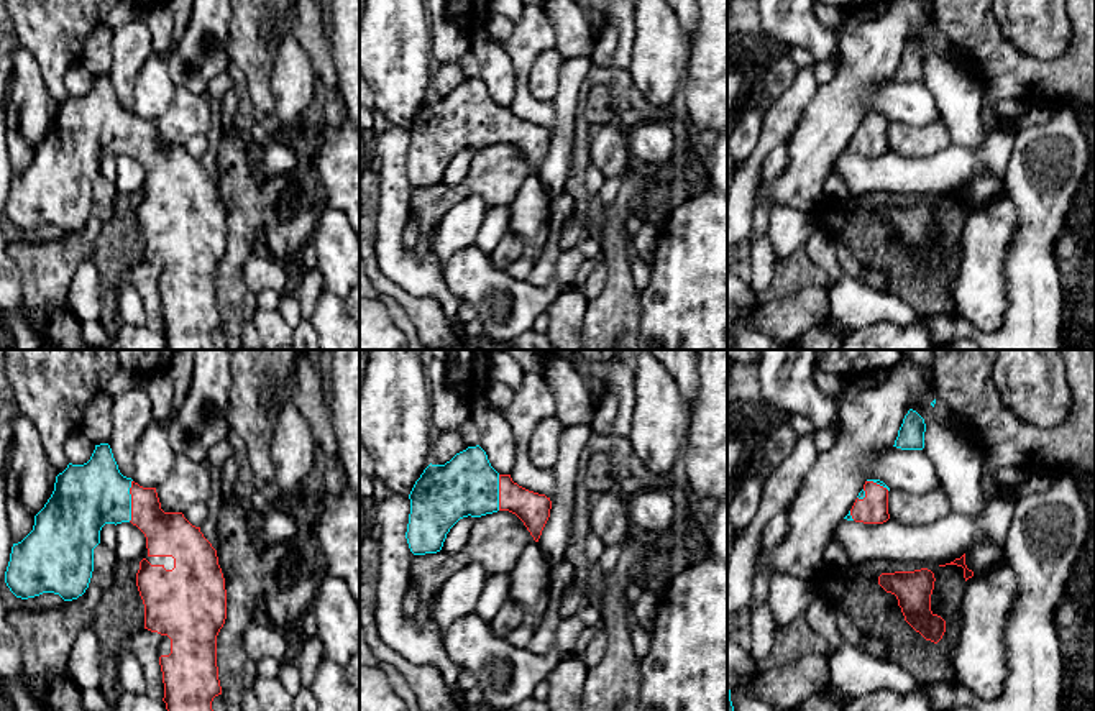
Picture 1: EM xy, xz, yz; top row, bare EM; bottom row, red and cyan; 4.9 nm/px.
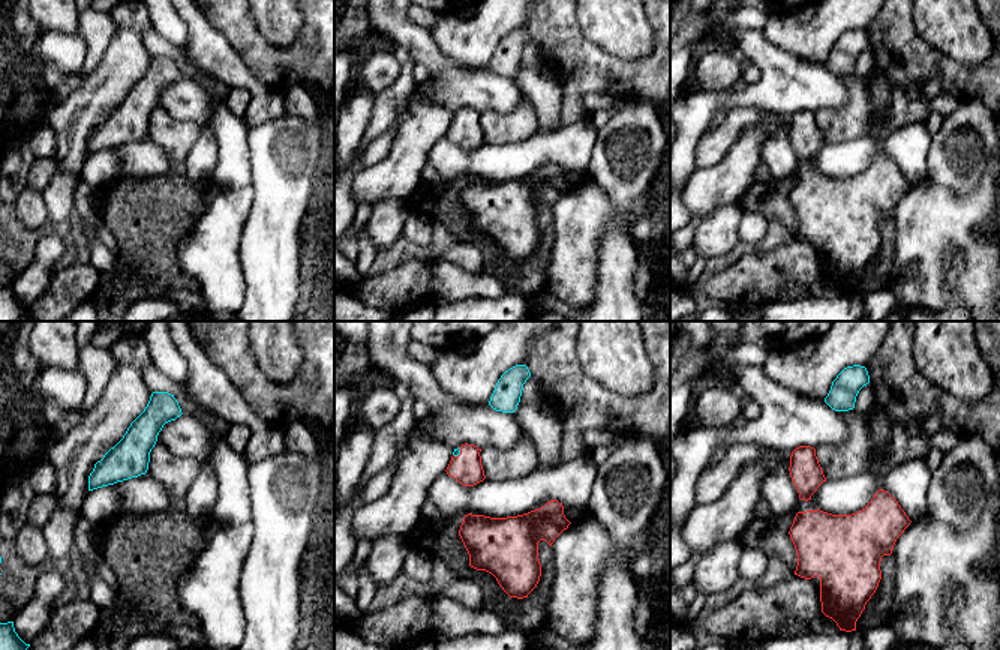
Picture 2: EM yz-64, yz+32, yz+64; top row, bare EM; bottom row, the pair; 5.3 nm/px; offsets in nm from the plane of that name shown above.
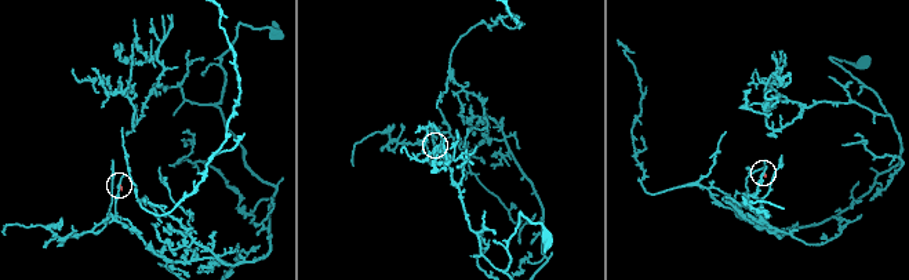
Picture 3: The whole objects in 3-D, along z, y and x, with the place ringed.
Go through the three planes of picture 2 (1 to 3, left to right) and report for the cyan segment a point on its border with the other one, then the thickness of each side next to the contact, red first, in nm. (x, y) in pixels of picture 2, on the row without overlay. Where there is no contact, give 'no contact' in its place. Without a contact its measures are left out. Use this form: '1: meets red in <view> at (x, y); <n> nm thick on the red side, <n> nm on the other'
1: no contact
2: meets red in yz+32 at (461, 117); 170 nm thick on the red side, 40 nm on the other
3: no contact

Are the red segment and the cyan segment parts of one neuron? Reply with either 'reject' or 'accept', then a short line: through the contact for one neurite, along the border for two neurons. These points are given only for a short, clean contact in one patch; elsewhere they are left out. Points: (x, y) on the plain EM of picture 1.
accept

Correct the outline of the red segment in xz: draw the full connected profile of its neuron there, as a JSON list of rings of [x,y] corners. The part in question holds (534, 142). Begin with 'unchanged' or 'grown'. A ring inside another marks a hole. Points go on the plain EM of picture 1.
grown | [[[479,77],[468,79],[445,97],[430,95],[409,131],[405,171],[414,187],[440,184],[460,151],[497,143],[515,146],[538,174],[552,141],[545,126],[519,118],[511,107],[499,107]]]

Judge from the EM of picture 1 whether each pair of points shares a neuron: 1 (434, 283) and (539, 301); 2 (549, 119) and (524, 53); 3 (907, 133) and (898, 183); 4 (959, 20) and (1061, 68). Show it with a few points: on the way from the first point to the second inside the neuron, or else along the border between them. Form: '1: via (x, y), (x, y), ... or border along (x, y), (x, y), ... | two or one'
1: border along (440, 270), (447, 288), (460, 301) | two
2: via (532, 105), (522, 96), (522, 69) | one
3: border along (890, 150), (905, 156), (933, 156), (941, 151) | two
4: via (984, 45), (1010, 71), (1036, 71) | one

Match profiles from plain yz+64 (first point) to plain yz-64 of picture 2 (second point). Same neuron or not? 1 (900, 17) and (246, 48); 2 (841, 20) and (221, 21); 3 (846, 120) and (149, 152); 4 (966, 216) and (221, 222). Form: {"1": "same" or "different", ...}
{"1": "same", "2": "different", "3": "different", "4": "same"}

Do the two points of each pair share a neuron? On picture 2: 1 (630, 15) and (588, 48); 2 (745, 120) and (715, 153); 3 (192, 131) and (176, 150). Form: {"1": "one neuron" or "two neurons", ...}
{"1": "two neurons", "2": "one neuron", "3": "one neuron"}

